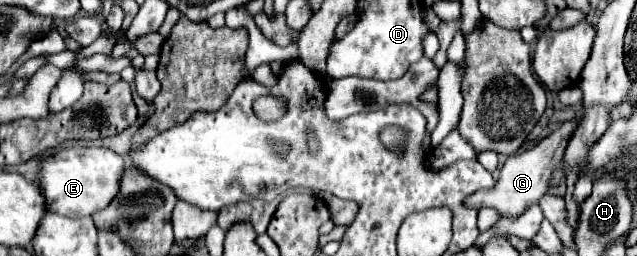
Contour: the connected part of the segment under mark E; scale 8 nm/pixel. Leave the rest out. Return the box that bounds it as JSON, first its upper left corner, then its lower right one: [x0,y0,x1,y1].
[39,147,125,217]

